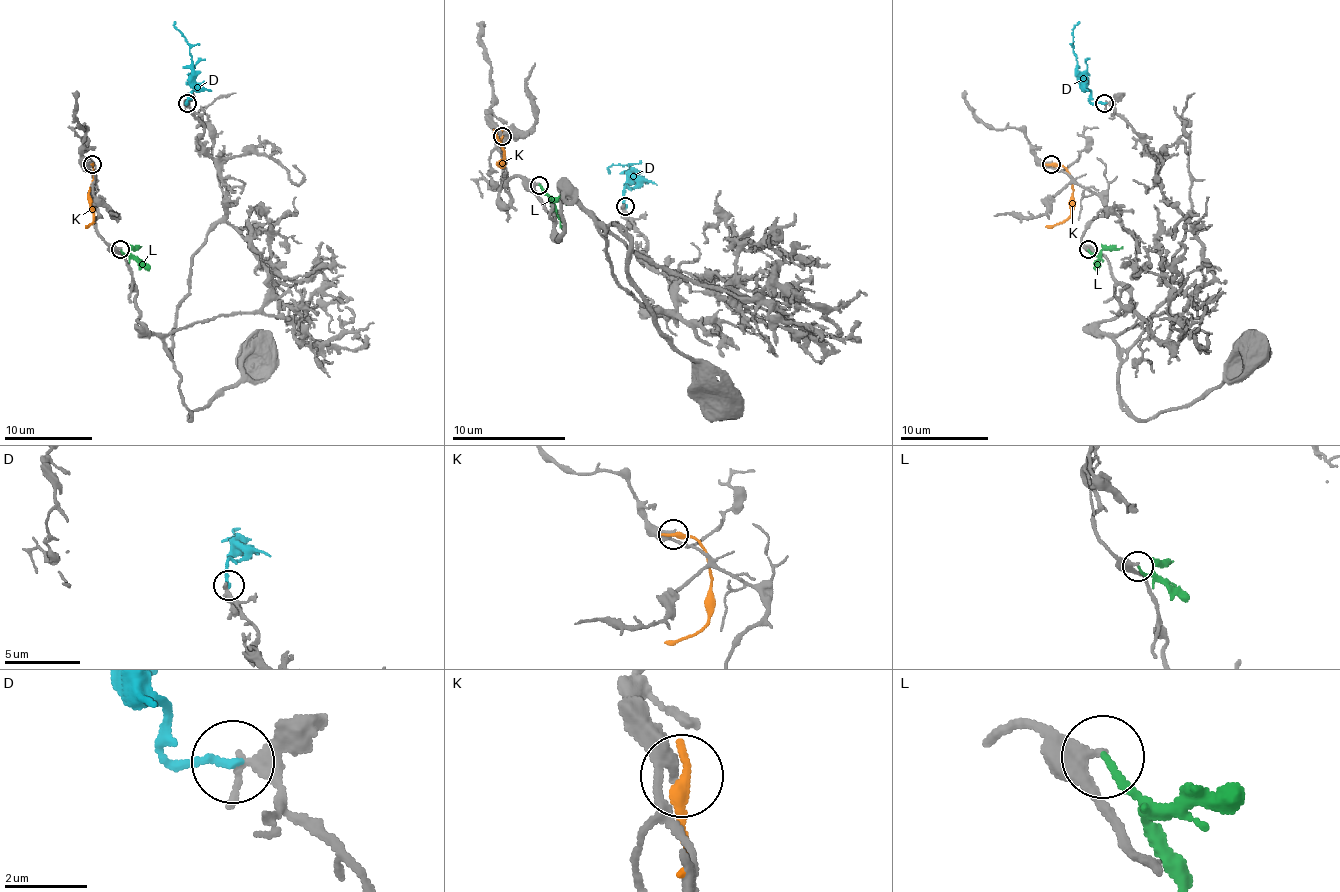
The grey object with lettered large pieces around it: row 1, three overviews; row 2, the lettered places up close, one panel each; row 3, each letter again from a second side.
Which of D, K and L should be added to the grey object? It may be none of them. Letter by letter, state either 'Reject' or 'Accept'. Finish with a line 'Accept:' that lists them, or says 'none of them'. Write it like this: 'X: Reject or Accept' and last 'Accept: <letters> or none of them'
D: Reject
K: Reject
L: Accept
Accept: L

